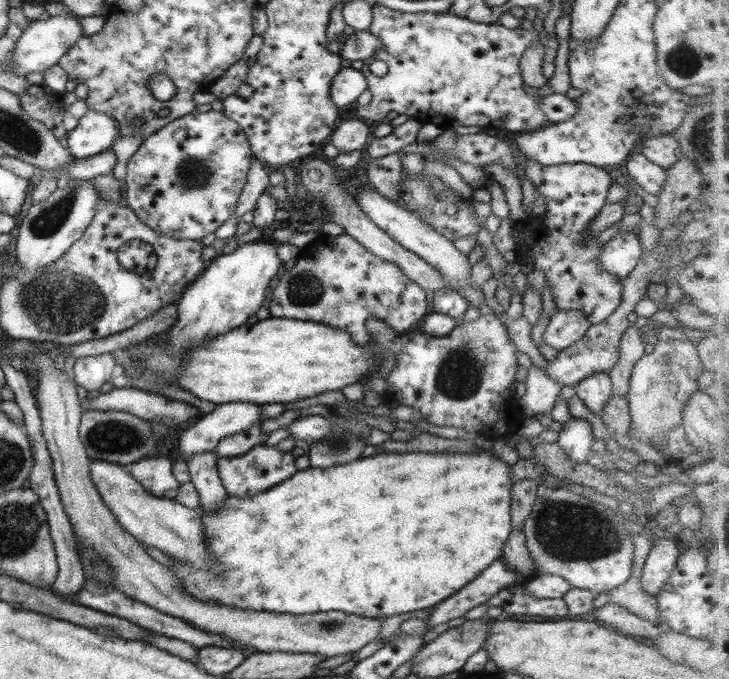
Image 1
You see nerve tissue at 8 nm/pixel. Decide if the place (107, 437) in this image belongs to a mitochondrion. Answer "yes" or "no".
yes

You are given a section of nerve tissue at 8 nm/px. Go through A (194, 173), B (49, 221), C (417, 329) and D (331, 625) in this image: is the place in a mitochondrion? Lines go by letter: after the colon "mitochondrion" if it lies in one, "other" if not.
A: mitochondrion
B: mitochondrion
C: other
D: mitochondrion

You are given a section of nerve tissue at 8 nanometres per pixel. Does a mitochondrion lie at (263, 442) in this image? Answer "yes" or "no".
no

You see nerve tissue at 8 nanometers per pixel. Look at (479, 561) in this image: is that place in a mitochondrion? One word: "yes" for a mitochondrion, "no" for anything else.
no

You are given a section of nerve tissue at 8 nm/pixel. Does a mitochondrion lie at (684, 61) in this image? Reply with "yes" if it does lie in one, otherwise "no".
yes

